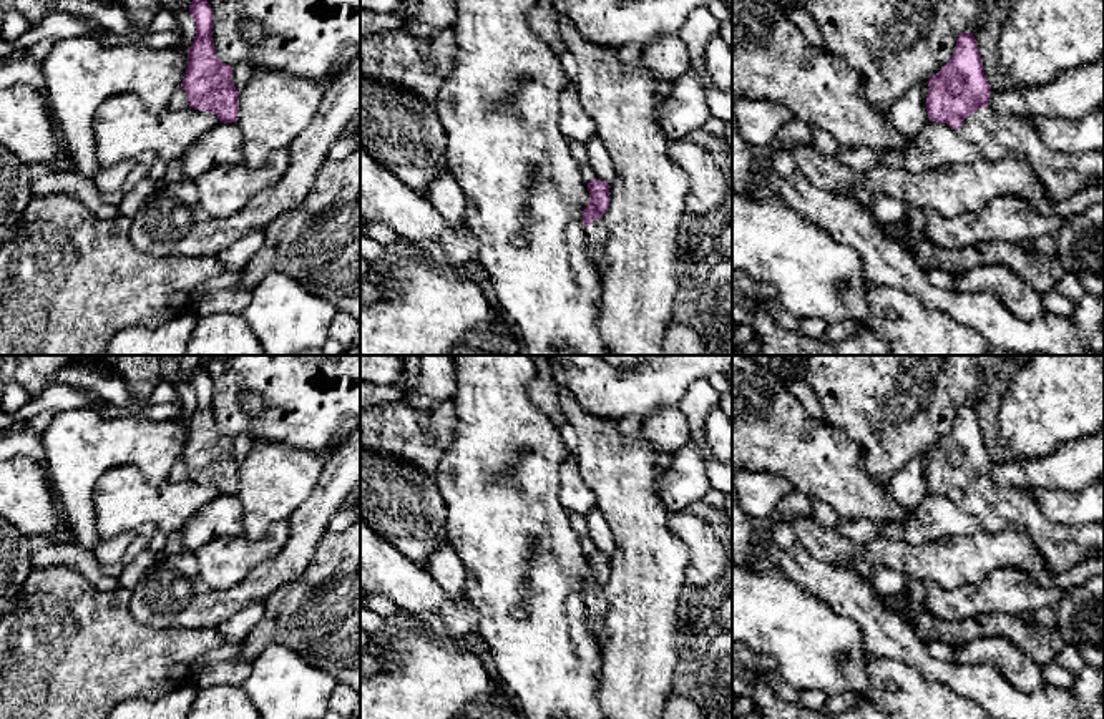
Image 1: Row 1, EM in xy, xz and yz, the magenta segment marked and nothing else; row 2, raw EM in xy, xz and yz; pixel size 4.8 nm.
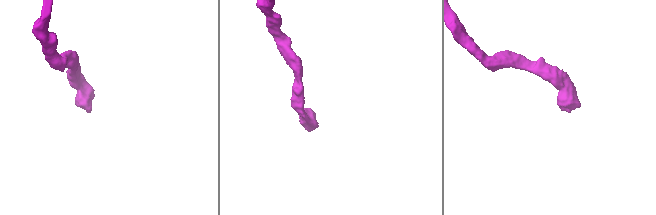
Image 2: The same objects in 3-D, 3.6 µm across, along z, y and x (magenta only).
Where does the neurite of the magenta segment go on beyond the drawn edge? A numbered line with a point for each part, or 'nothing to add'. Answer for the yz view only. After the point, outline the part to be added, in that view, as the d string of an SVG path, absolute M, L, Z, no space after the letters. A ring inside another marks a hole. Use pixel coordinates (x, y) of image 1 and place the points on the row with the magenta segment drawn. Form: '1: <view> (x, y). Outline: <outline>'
1: yz (1008, 136). Outline: M981 108L965 118L960 133L976 144L986 159L1028 161L1056 199L1067 199L1084 189L1091 178L1104 183L1104 151L1054 151L1033 126L1014 115L999 116Z

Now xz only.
1: xz (596, 234). Outline: M596 218L591 226L586 229L588 247L591 249L598 269L604 269L608 266L608 257L603 252L608 242L609 232L604 226L603 218Z

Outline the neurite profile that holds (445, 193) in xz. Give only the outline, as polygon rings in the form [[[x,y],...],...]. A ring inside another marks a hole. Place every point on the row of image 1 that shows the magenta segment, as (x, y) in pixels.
[[[448,168],[433,178],[425,196],[452,226],[462,226],[467,223],[467,198]]]

